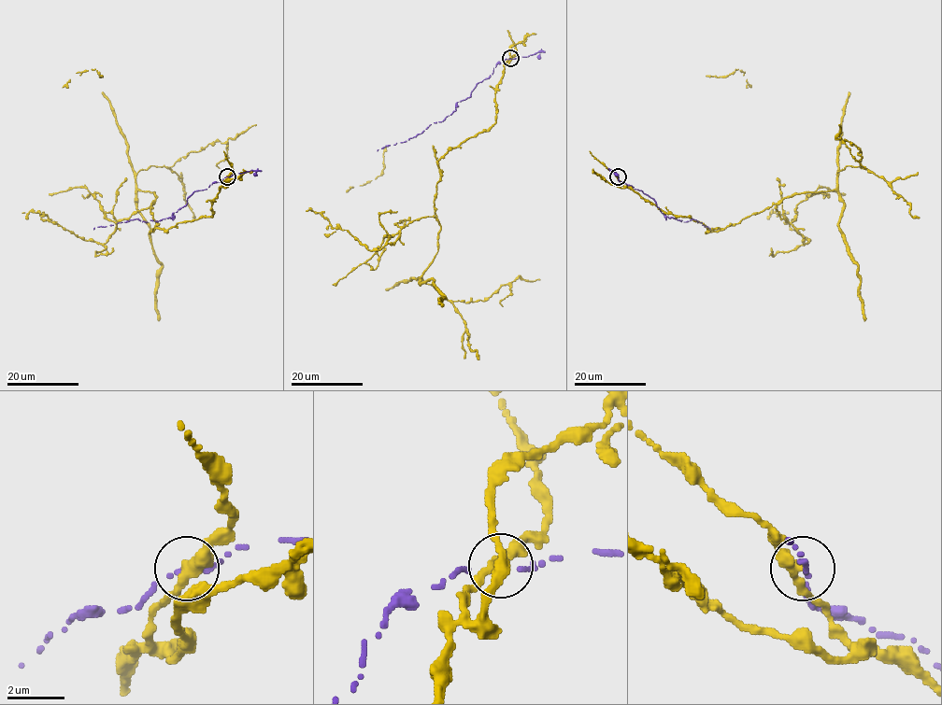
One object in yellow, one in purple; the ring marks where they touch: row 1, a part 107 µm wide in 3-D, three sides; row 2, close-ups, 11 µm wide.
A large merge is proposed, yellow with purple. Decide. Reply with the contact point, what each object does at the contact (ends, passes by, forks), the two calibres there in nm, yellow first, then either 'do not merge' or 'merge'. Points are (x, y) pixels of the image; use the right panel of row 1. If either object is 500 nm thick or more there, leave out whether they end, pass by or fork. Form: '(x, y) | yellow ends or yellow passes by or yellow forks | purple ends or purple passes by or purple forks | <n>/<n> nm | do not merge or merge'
(618, 176) | yellow passes by | purple ends | 360/180 nm | do not merge

